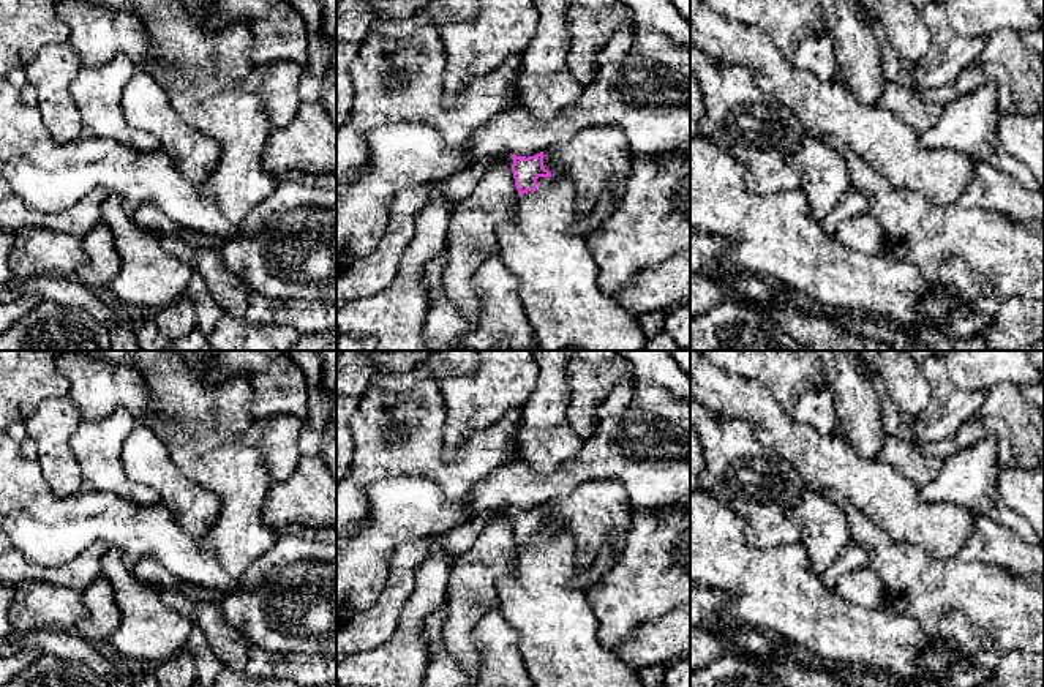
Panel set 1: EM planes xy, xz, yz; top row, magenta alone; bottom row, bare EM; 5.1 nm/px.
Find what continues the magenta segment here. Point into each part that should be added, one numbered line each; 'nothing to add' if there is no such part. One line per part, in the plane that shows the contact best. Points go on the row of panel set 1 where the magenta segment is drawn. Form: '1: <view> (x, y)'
1: xz (596, 158)

